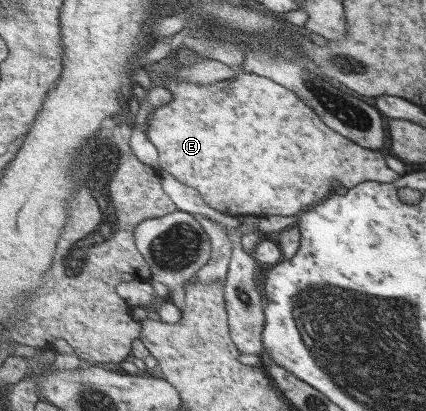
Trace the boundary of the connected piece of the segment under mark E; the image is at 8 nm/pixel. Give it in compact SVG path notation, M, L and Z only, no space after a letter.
M168 73L167 77L161 82L161 87L169 90L173 98L169 103L160 105L152 111L147 127L148 138L158 147L160 153L159 168L173 174L180 182L198 190L212 208L224 214L235 217L237 215L251 214L259 218L270 215L299 216L310 207L324 202L339 186L350 189L369 180L380 183L394 183L395 180L401 177L398 172L394 172L388 166L386 154L382 154L382 151L378 152L378 150L359 145L357 142L346 138L343 134L336 132L321 119L321 116L318 116L318 113L313 108L308 106L308 103L304 104L293 90L278 84L278 82L274 82L271 78L253 73L244 73L240 74L237 79L232 78L222 82L200 84L188 82L182 77L176 78Z

